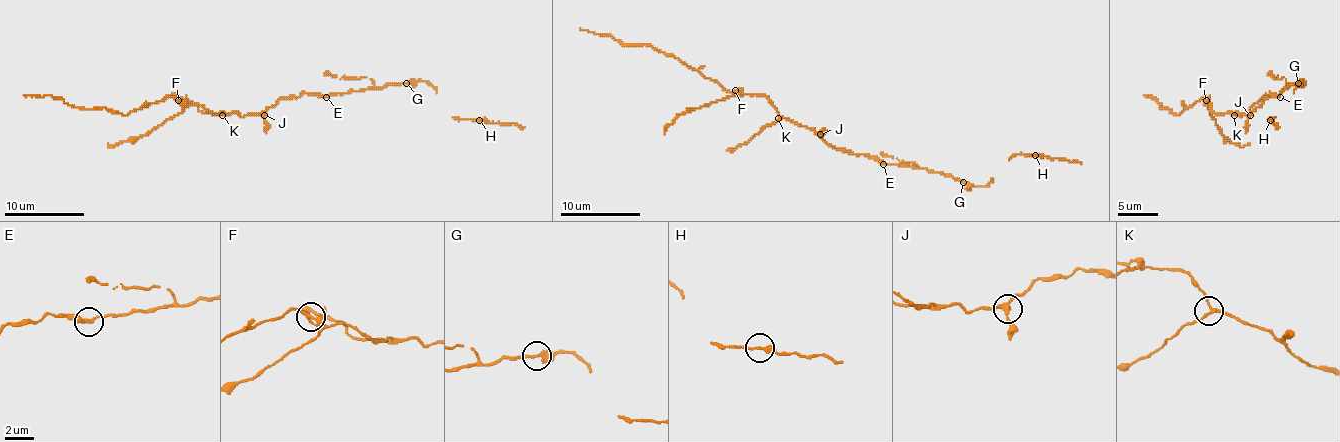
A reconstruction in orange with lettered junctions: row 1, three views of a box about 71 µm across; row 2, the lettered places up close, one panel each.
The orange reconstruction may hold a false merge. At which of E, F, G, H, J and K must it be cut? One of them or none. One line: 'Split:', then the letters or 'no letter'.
Split: F

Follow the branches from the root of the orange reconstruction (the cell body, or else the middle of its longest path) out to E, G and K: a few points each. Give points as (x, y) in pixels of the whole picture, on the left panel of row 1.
E: (268, 107), (280, 99), (292, 99), (304, 93), (320, 93), (326, 97)
G: (268, 107), (280, 99), (292, 99), (304, 93), (350, 93), (406, 83)
K: (268, 107), (260, 113), (242, 117), (236, 113), (222, 115)

